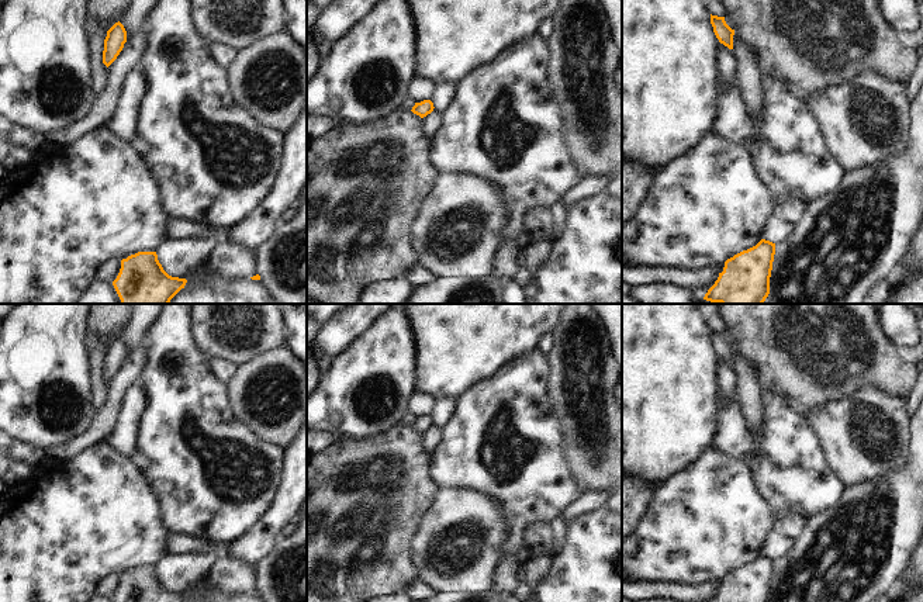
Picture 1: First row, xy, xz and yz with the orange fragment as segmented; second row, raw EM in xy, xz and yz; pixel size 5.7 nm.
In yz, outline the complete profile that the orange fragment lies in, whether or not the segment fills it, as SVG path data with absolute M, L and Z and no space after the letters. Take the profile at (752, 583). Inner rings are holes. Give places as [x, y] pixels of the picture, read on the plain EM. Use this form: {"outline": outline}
{"outline": "M761 554L725 577L712 602L770 602L775 558Z"}

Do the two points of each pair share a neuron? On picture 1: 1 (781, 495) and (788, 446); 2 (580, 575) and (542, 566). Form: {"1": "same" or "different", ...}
{"1": "same", "2": "different"}

